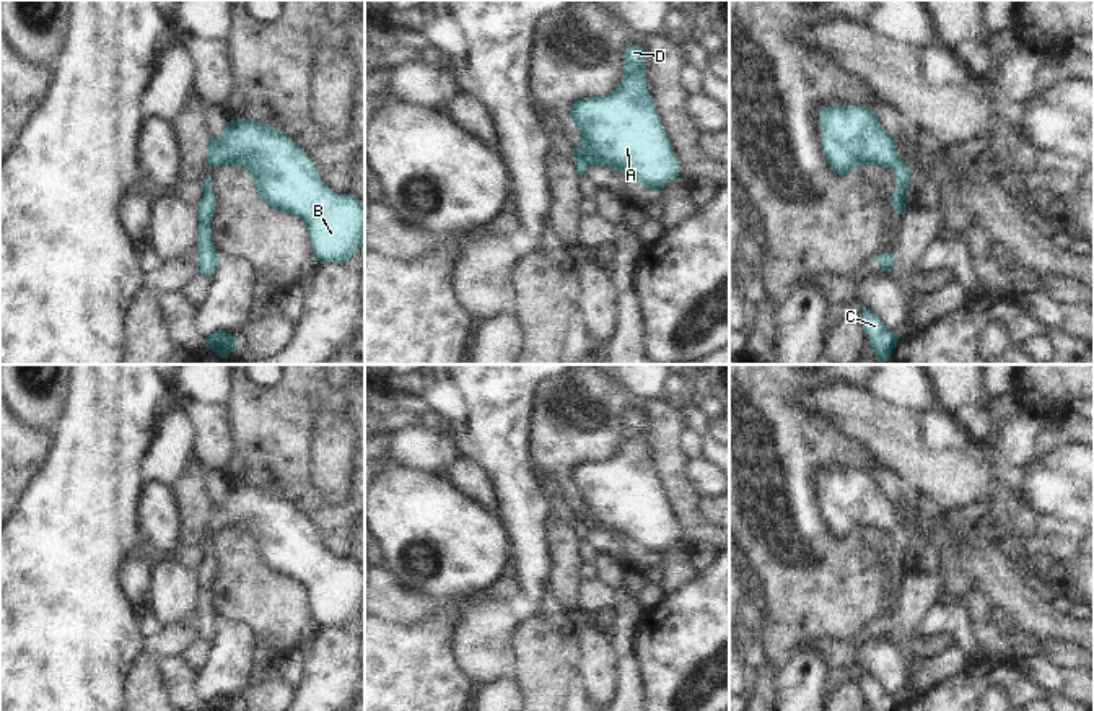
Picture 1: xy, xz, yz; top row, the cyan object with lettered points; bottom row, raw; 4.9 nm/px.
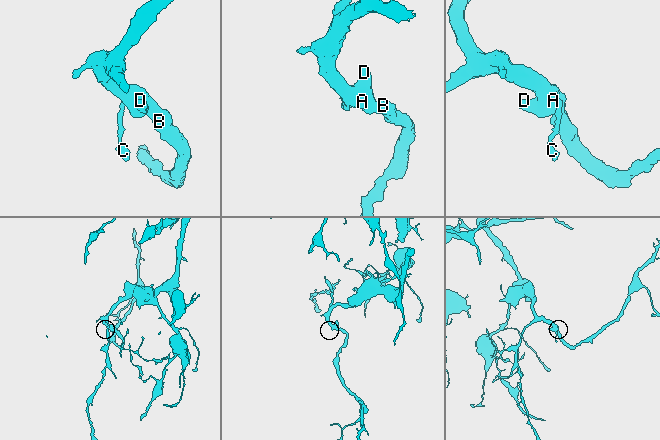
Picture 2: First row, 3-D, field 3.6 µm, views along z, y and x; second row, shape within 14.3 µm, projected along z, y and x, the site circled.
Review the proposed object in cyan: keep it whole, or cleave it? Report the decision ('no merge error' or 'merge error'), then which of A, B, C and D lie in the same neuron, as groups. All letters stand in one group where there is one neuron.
no merge error; A B C D

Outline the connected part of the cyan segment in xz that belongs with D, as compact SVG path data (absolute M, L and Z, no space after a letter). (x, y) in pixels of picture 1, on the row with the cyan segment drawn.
M643 47L627 49L624 72L622 83L610 94L581 98L570 106L570 119L580 133L580 146L573 148L575 169L583 177L589 164L606 164L658 192L679 179L679 163L646 88Z

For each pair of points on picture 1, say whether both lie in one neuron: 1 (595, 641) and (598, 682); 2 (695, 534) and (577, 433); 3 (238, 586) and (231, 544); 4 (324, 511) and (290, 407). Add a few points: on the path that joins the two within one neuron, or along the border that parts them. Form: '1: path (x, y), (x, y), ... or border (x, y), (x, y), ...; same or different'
1: path (596, 651), (598, 672); same
2: path (674, 485), (661, 423), (640, 402), (625, 402); same
3: path (238, 576), (235, 553); same
4: path (298, 488), (290, 477), (290, 433); same

